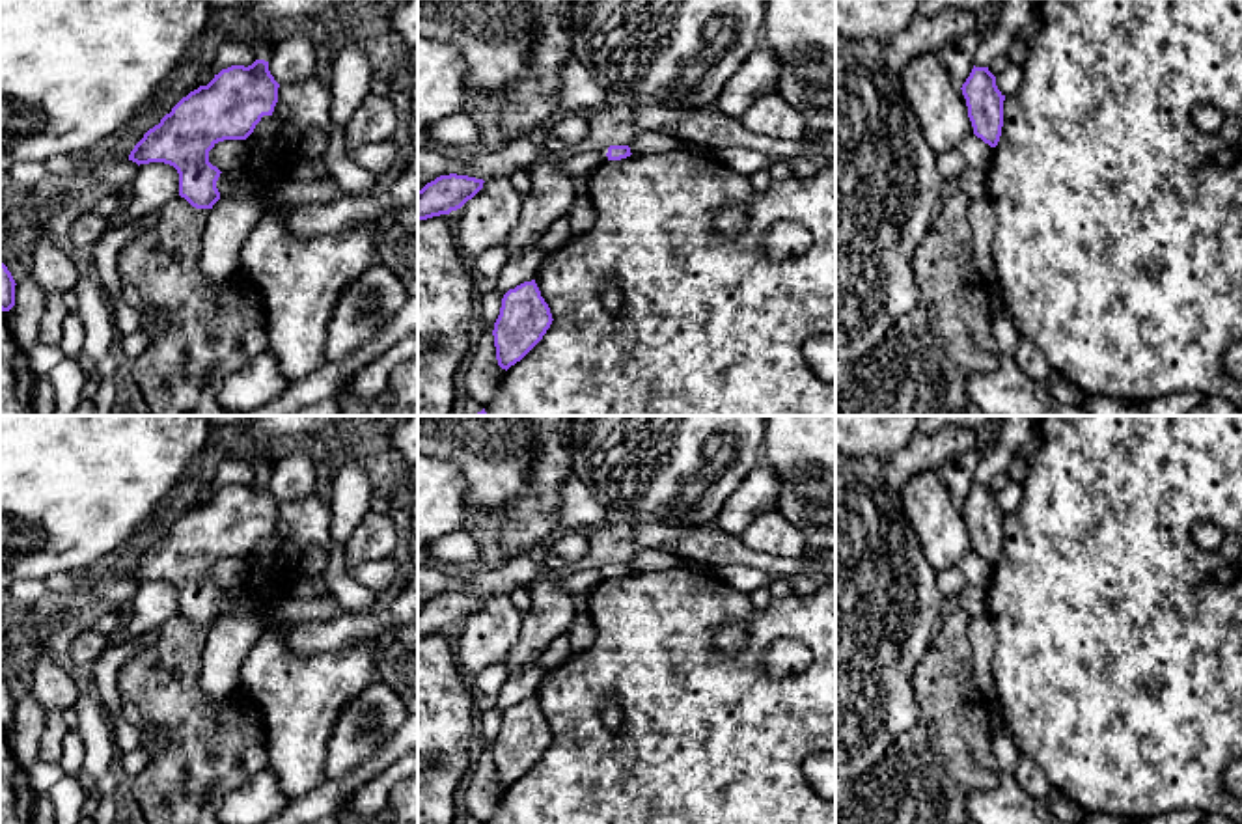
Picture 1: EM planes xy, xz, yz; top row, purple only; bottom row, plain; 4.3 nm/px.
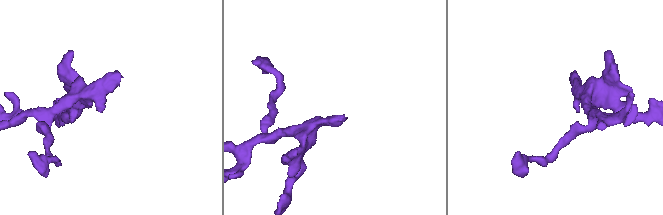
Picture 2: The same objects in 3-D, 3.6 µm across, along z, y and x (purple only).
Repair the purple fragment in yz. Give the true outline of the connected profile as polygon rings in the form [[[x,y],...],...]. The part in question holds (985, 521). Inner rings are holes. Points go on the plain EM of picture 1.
[[[973,483],[960,507],[966,516],[973,552],[990,565],[996,565],[1001,554],[1005,518],[1005,513],[996,503],[996,494],[988,485]]]

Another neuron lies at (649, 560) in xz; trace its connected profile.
[[[643,550],[636,554],[630,561],[632,572],[660,572],[669,570],[683,565],[683,559],[679,556],[669,556],[660,550]]]

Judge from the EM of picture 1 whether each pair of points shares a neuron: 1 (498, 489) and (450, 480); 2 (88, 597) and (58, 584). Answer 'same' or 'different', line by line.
1: different
2: same

